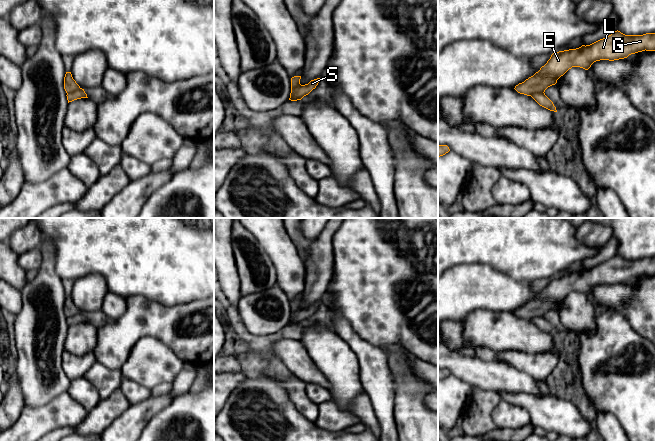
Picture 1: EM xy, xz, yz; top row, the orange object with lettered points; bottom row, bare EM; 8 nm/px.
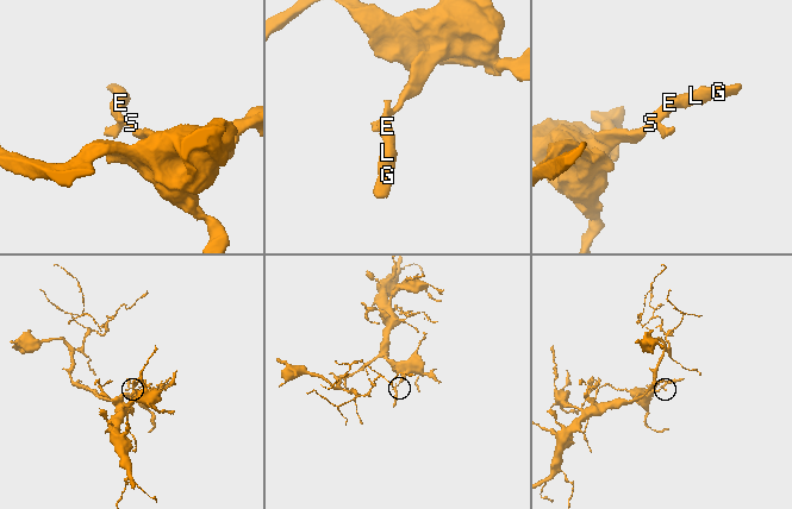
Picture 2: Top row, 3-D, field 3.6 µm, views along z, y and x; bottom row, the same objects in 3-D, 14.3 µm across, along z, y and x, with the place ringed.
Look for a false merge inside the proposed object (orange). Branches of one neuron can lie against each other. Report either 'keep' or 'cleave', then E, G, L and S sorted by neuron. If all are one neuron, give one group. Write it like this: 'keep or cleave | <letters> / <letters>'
cleave | E G L / S

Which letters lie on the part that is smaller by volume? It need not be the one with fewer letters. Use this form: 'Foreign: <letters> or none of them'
Foreign: E, G, L

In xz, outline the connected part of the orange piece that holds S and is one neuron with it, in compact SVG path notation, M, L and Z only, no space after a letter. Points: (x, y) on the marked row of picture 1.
M317 78L317 79L311 80L308 84L297 87L291 93L290 100L291 101L301 100L304 96L308 95L313 89L316 88L316 86L318 85L320 80L321 80L321 78Z

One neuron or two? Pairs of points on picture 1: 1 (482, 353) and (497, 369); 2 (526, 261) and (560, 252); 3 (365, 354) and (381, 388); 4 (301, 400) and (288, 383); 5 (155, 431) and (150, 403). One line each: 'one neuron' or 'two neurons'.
1: two neurons
2: one neuron
3: one neuron
4: one neuron
5: two neurons

